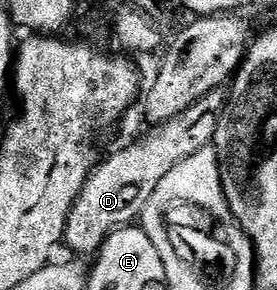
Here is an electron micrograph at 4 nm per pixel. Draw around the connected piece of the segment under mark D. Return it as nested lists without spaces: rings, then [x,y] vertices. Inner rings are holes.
[[[225,89],[212,90],[184,108],[178,116],[172,116],[172,120],[151,125],[150,131],[139,142],[107,158],[105,155],[88,176],[70,208],[70,215],[66,217],[65,245],[70,245],[78,253],[75,255],[93,255],[112,231],[131,225],[137,219],[134,217],[138,213],[139,217],[147,209],[146,201],[157,195],[158,185],[166,174],[181,161],[213,143],[227,97]]]

